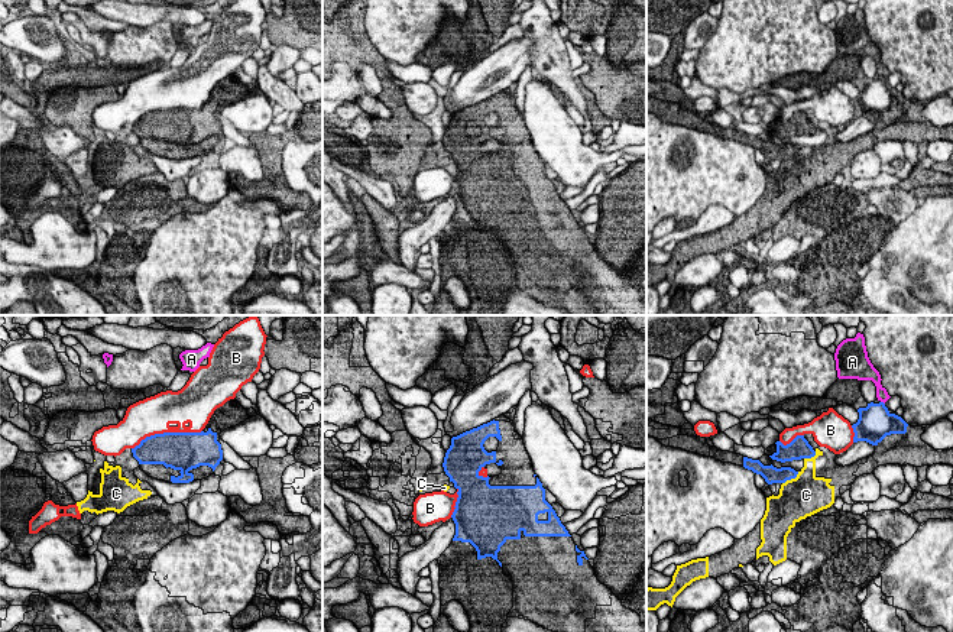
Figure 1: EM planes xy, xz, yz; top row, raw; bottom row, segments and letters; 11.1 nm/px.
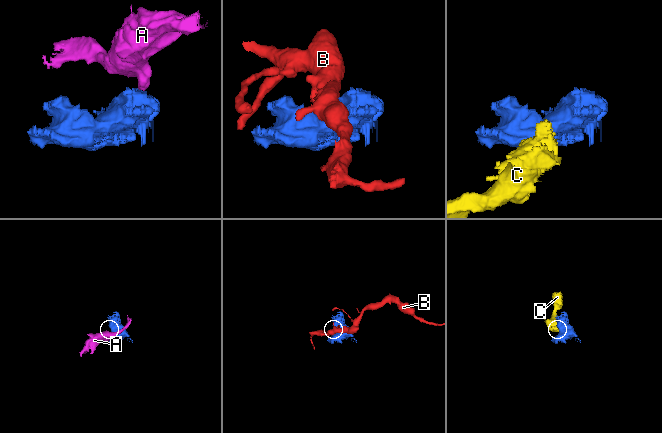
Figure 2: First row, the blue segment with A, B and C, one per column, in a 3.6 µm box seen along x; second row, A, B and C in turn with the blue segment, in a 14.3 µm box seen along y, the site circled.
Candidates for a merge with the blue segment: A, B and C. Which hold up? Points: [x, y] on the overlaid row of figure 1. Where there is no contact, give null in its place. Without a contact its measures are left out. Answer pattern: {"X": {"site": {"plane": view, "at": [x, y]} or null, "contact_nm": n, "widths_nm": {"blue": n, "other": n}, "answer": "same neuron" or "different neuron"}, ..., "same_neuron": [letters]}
{"A": {"site": {"plane": "yz", "at": [882, 402]}, "contact_nm": 60, "widths_nm": {"blue": 380, "other": 130}, "answer": "different neuron"}, "B": {"site": {"plane": "xy", "at": [167, 433]}, "contact_nm": 800, "widths_nm": {"blue": 420, "other": 420}, "answer": "different neuron"}, "C": {"site": {"plane": "yz", "at": [791, 477]}, "contact_nm": 240, "widths_nm": {"blue": 190, "other": 460}, "answer": "different neuron"}, "same_neuron": []}

